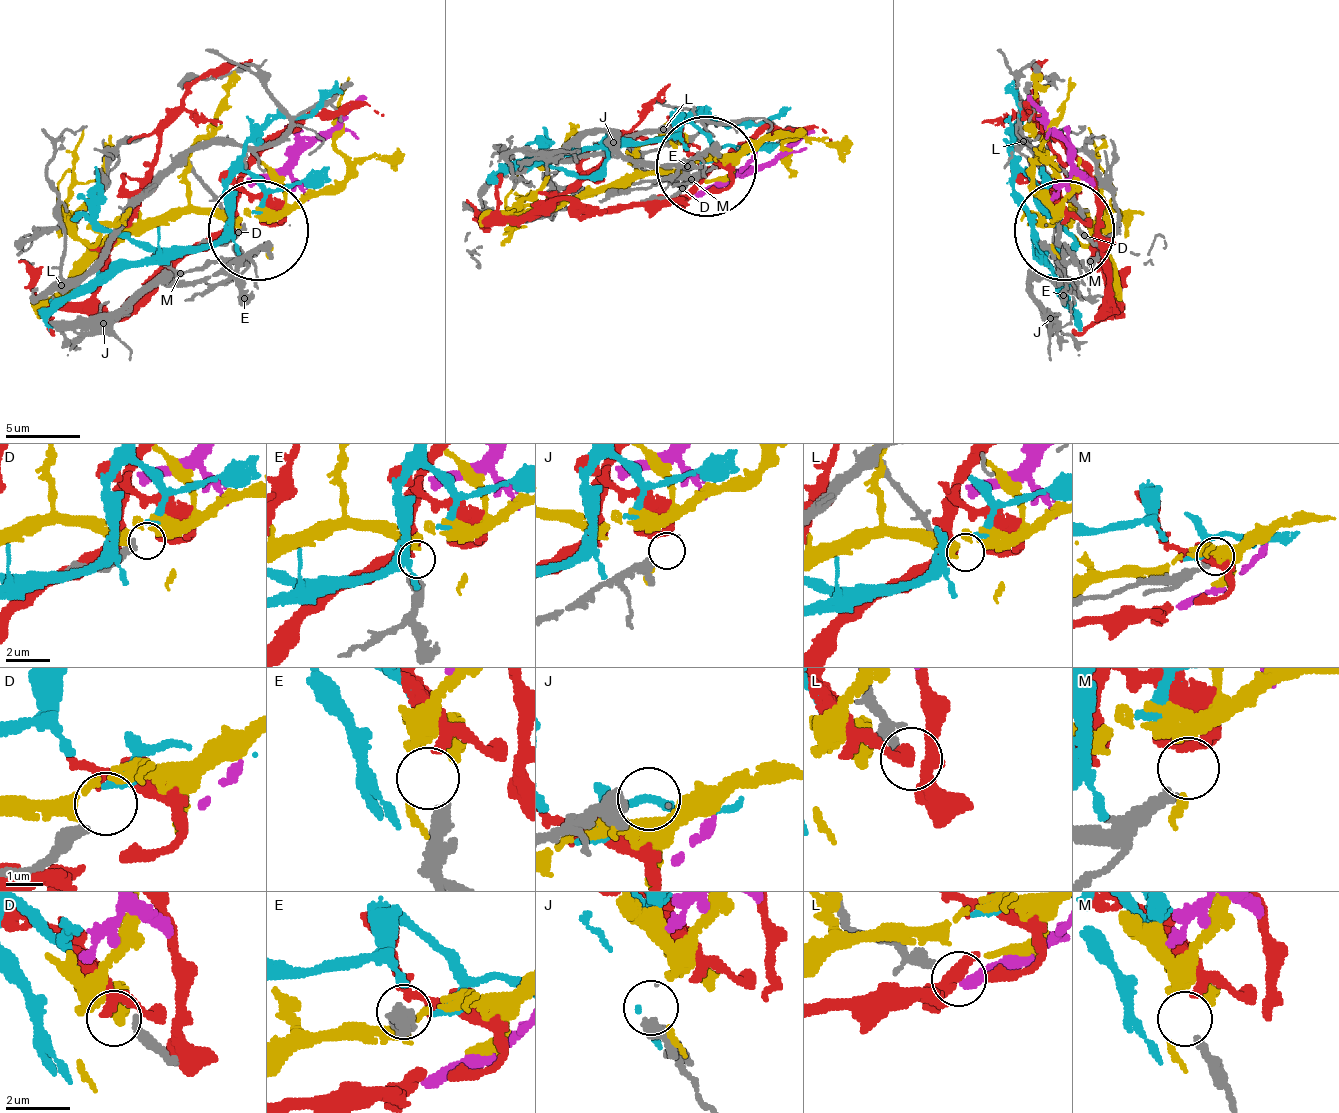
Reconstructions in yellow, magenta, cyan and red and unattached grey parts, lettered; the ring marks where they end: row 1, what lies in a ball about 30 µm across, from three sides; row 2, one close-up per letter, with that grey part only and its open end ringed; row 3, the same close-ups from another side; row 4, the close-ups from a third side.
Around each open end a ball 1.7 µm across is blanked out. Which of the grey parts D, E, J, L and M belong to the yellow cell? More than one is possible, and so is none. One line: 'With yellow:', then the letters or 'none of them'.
With yellow: E

